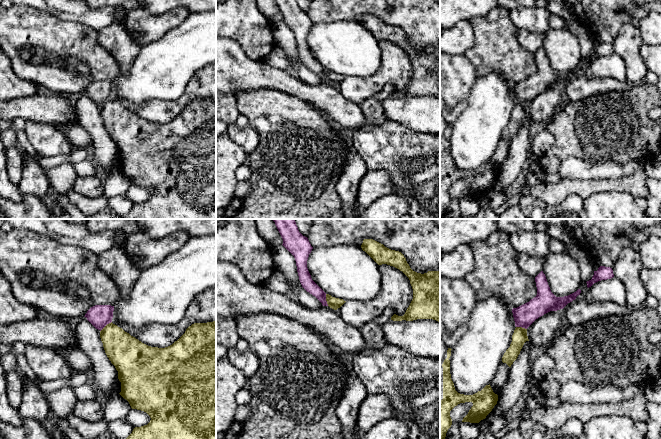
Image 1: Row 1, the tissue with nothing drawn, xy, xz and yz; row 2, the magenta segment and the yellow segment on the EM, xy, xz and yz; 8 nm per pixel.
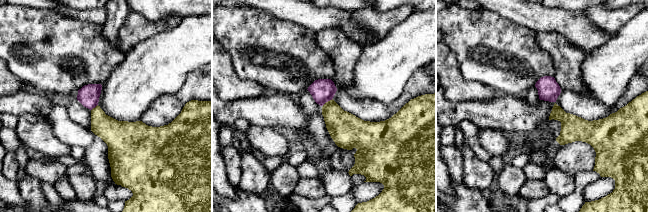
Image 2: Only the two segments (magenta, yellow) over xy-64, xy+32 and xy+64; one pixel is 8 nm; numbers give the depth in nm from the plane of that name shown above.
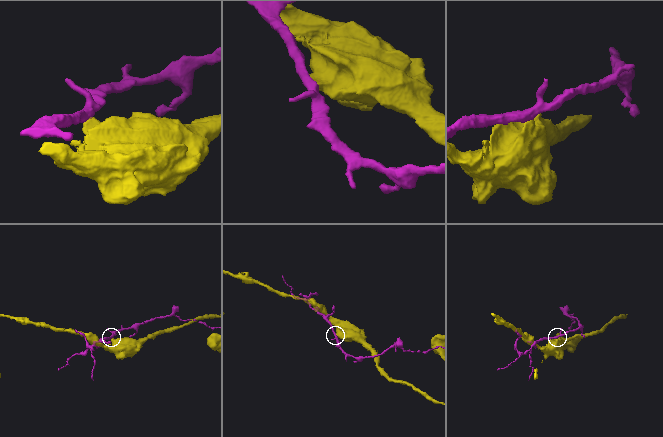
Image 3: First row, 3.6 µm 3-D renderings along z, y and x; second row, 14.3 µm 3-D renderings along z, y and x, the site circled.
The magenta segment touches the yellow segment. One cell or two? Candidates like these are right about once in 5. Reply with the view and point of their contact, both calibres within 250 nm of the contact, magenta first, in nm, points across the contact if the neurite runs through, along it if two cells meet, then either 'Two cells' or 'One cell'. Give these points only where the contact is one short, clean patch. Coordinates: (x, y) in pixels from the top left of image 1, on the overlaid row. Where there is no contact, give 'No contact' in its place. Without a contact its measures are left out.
Touches magenta at xy (105, 325). Thickness 180 nm (magenta) against 280 nm. Boundary: xy (111, 321), (100, 331). Two cells

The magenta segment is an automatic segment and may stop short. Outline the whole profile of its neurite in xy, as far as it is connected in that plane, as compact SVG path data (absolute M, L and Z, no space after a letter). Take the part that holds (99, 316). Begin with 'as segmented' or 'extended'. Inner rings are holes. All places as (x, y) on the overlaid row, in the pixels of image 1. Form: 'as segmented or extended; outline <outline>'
as segmented; outline M95 305L91 307L84 317L98 330L102 330L112 322L114 306Z

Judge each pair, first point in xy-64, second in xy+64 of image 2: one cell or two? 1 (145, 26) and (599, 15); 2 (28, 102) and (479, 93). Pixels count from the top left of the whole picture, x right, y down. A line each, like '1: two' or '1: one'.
1: one
2: two

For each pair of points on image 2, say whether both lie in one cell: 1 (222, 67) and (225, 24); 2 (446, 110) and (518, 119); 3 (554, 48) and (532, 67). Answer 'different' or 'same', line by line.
1: different
2: same
3: different

